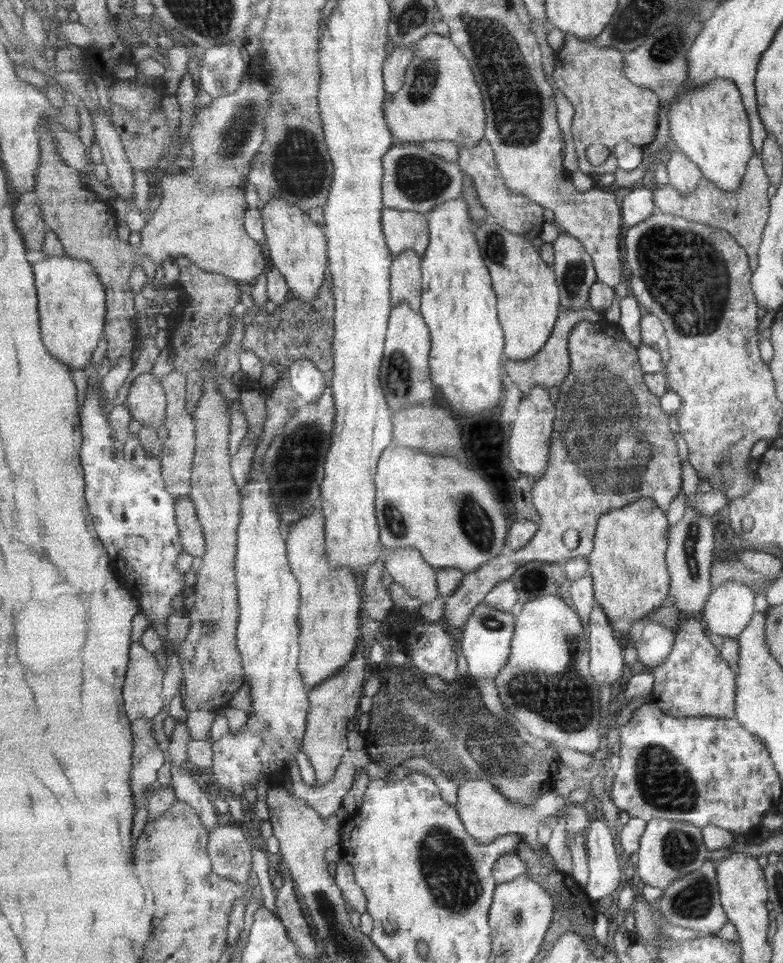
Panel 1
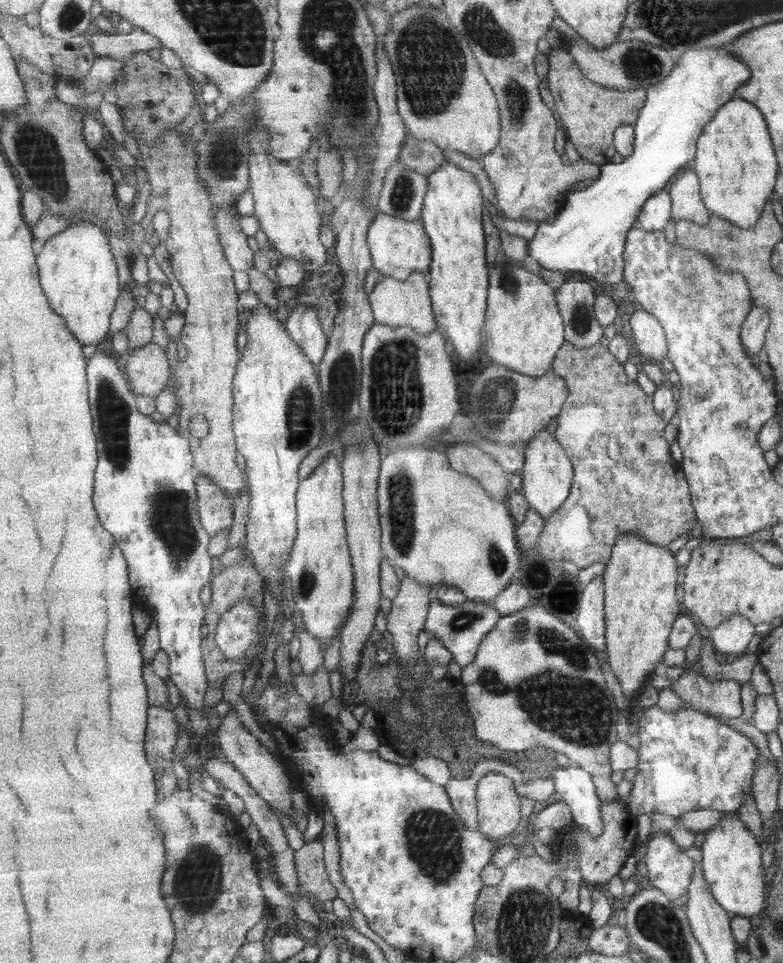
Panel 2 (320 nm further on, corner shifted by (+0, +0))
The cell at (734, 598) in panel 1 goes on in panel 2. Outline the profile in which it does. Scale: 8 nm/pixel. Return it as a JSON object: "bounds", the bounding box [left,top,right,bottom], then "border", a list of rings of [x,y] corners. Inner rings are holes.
{"bounds":[705,614,756,658],"border":[[[733,614],[705,634],[719,658],[732,658],[745,653],[747,643],[756,639],[753,627],[744,615]]]}

